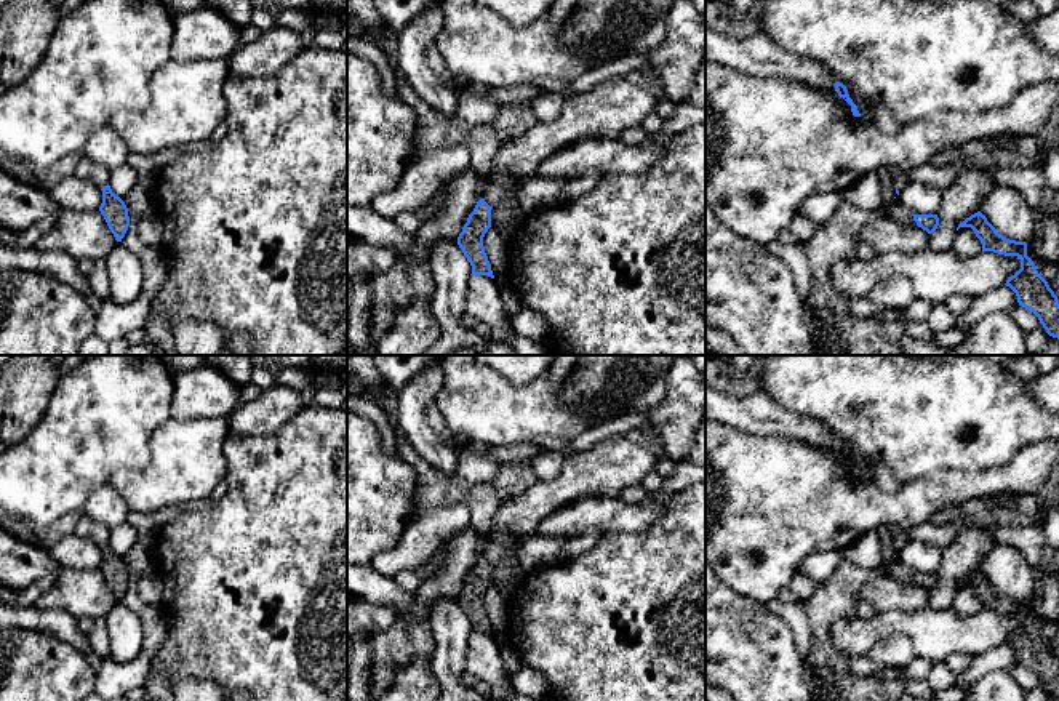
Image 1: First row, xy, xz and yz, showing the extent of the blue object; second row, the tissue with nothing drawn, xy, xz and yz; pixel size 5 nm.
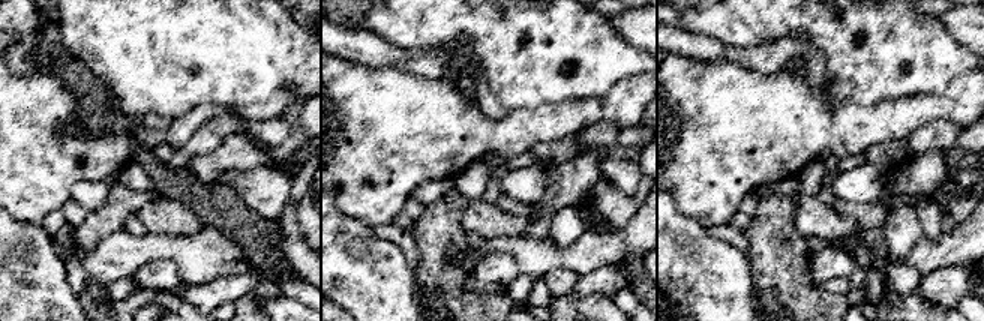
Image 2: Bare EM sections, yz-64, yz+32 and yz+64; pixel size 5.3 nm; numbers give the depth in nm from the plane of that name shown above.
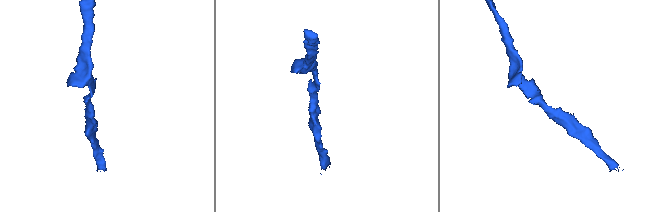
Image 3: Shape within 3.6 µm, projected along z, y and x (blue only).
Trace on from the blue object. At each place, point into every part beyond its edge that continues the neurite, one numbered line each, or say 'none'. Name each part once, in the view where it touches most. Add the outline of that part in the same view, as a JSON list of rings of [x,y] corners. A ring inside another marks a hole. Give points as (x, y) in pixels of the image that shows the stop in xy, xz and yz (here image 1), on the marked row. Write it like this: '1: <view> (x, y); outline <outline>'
none

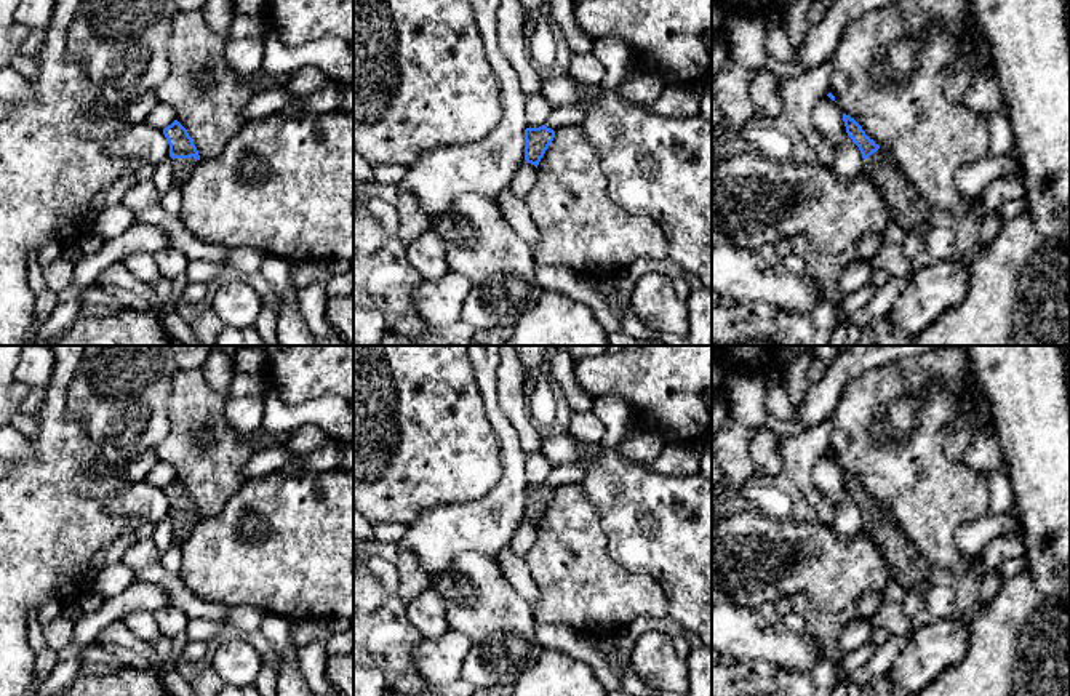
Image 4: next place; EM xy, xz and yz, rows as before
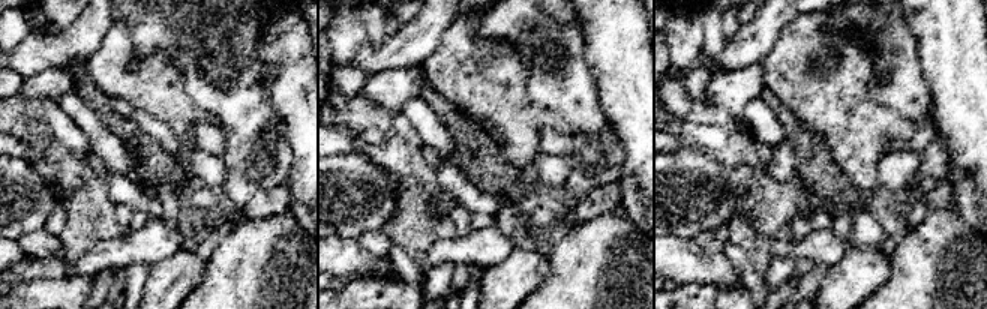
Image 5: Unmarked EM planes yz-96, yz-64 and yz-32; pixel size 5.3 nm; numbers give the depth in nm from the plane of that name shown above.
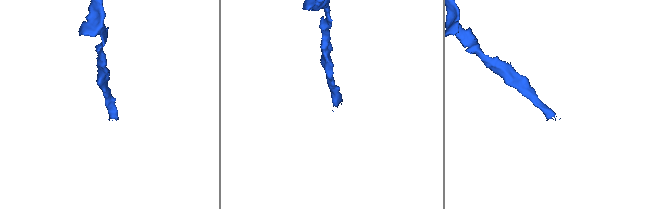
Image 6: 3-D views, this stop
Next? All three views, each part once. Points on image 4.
1: xy (183, 168); outline [[[174,158],[173,160],[173,171],[174,171],[174,182],[184,186],[184,182],[192,174],[194,168],[200,163],[200,160],[190,158]]]

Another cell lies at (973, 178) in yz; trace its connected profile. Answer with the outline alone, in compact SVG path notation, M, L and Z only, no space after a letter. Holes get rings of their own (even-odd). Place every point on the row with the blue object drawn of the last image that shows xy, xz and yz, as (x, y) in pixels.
M987 155L956 170L955 187L969 198L980 197L982 190L996 178L1001 178L1017 163L1009 155Z

